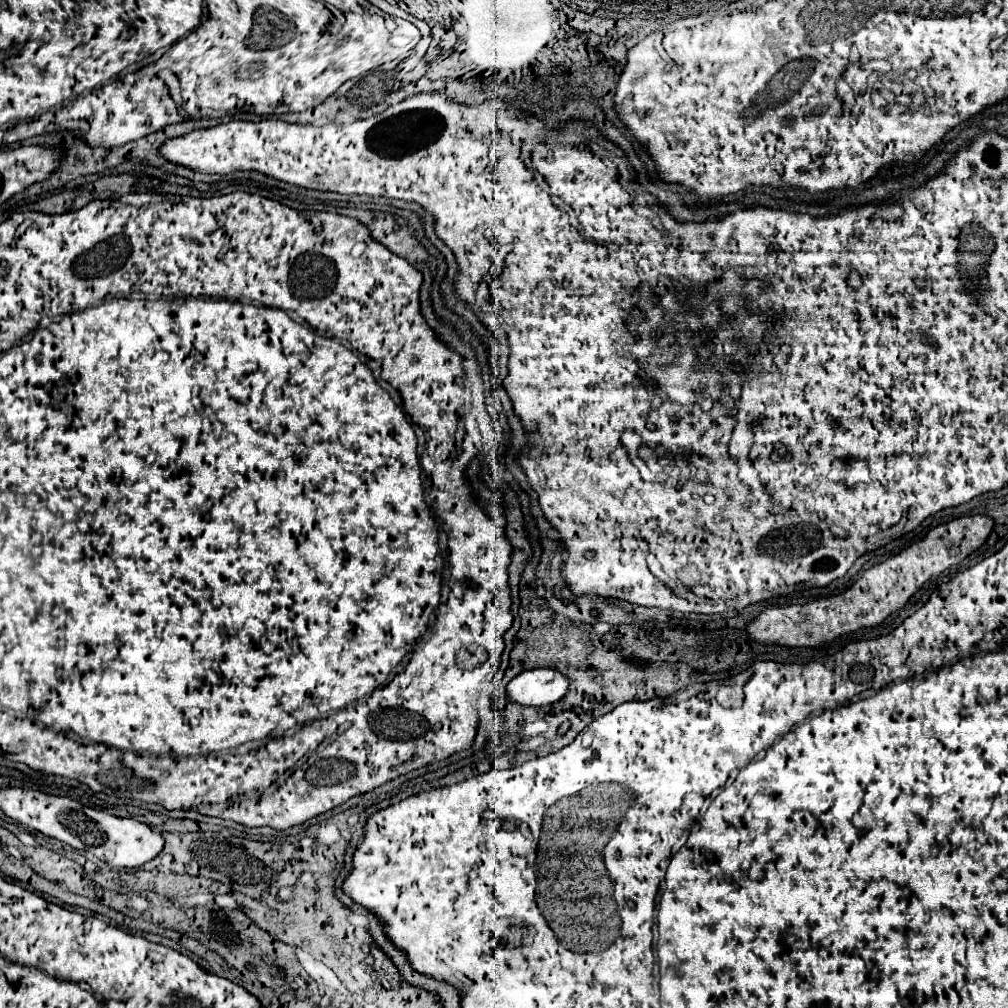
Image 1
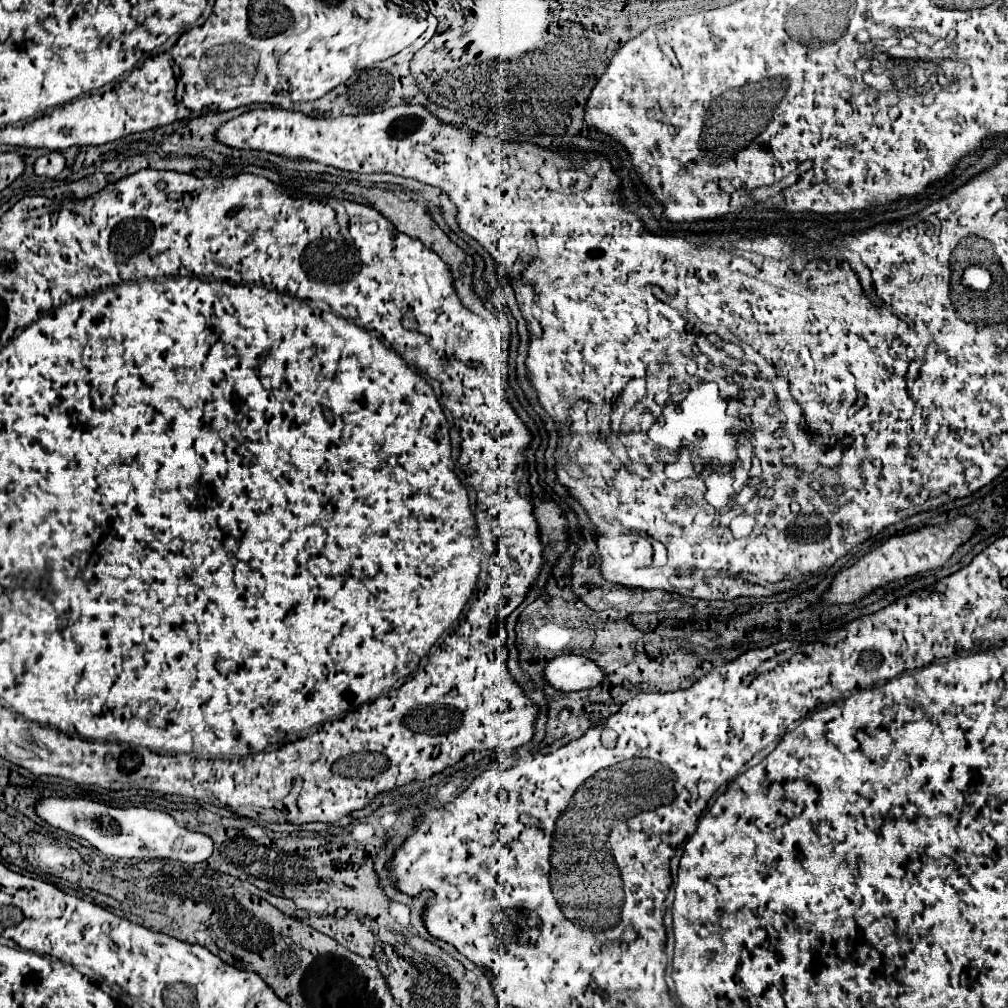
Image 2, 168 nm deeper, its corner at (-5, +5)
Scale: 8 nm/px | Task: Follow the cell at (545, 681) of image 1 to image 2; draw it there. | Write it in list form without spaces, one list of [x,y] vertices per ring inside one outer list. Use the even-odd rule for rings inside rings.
[[[563,654],[553,658],[545,668],[545,680],[561,692],[577,692],[595,688],[605,678],[605,672],[587,656]]]

